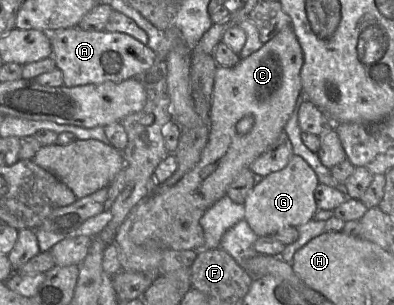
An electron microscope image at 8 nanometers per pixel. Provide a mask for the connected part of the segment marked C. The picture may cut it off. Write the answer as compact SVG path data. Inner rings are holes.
M287 26L275 37L233 67L219 67L215 73L213 99L210 112L210 130L208 141L198 163L187 172L176 184L170 187L159 187L145 200L139 203L137 217L130 230L130 239L134 244L146 249L170 248L174 250L199 251L205 247L204 231L199 224L202 215L227 195L227 191L236 177L261 154L263 154L285 129L299 97L302 94L301 69L304 55L298 38L292 27ZM251 116L254 126L247 134L237 132L238 122Z

